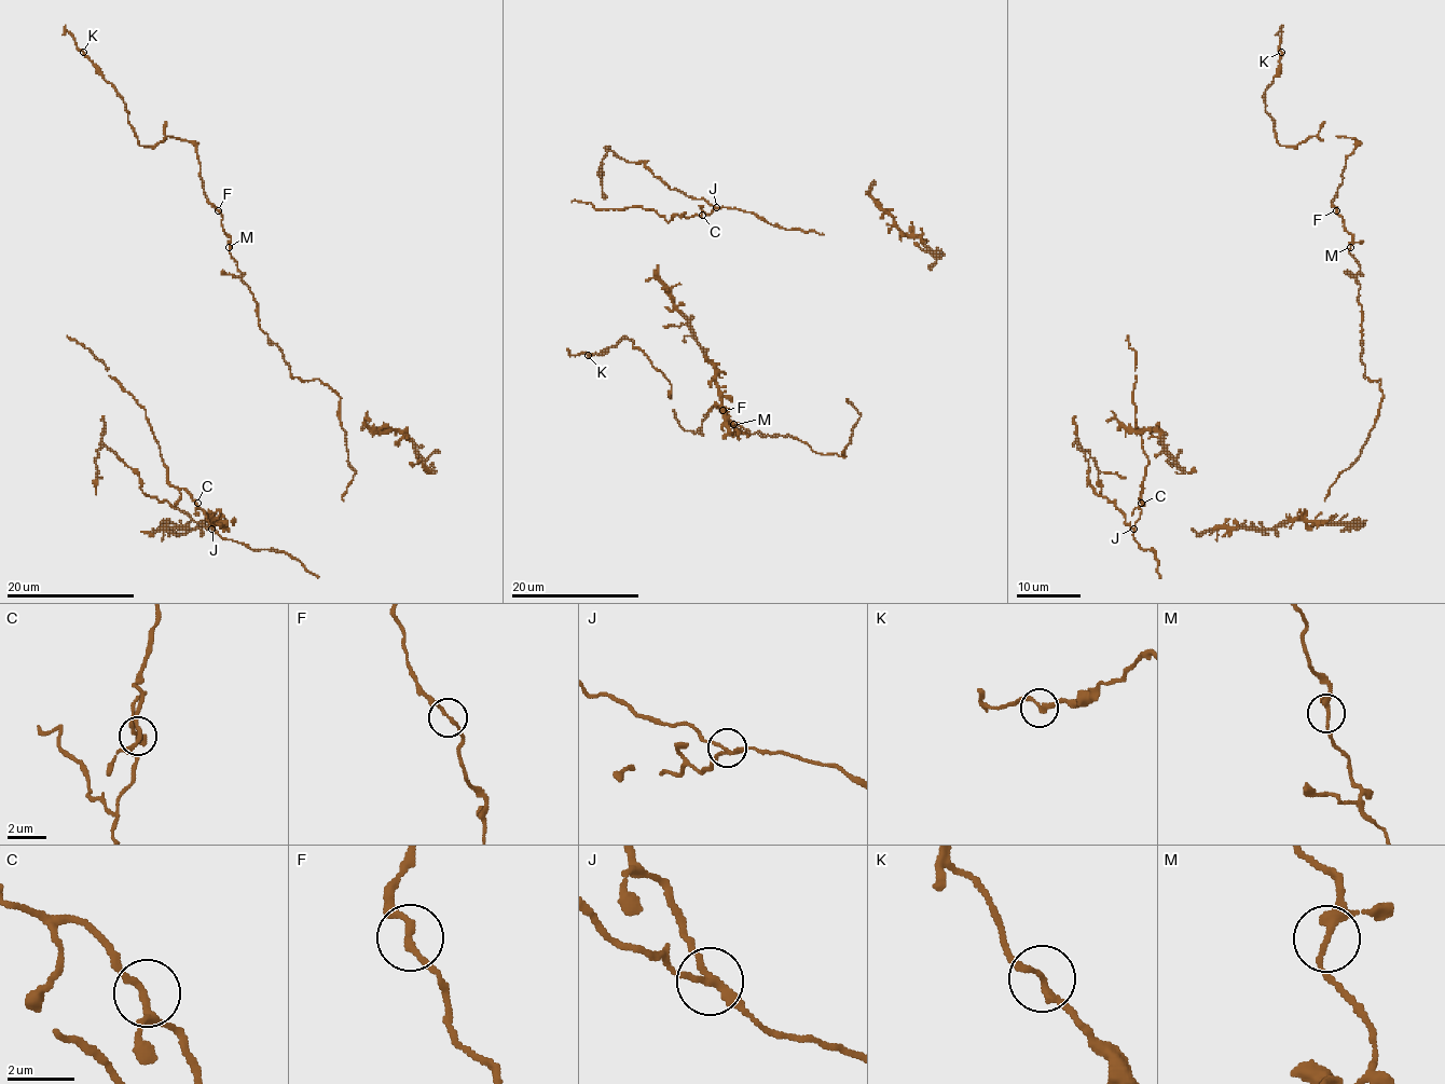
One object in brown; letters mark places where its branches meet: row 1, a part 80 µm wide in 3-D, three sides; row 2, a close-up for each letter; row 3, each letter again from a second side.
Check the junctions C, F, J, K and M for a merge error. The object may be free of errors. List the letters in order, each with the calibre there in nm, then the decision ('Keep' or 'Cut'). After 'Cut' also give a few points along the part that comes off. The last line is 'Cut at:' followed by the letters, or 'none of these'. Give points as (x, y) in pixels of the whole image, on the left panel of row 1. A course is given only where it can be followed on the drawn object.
C: Thickness 170 nm. Keep
F: Thickness 160 nm. Keep
J: Thickness 170 nm. Cut. Course of the part to remove: (211, 529), (194, 522), (166, 501), (147, 496), (139, 477), (104, 444), (97, 451), (96, 467), (100, 478)
K: Thickness 200 nm. Keep
M: Thickness 190 nm. Keep
Cut at: J

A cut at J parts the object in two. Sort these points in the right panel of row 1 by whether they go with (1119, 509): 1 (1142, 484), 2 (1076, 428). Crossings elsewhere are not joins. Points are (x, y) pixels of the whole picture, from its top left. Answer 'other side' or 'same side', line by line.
1: other side
2: same side

